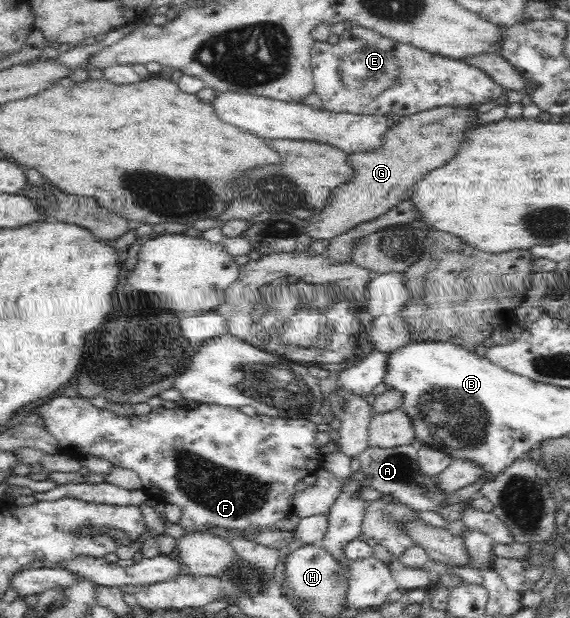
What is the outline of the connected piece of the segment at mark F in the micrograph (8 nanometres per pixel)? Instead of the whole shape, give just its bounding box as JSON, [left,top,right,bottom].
[32,396,324,537]

